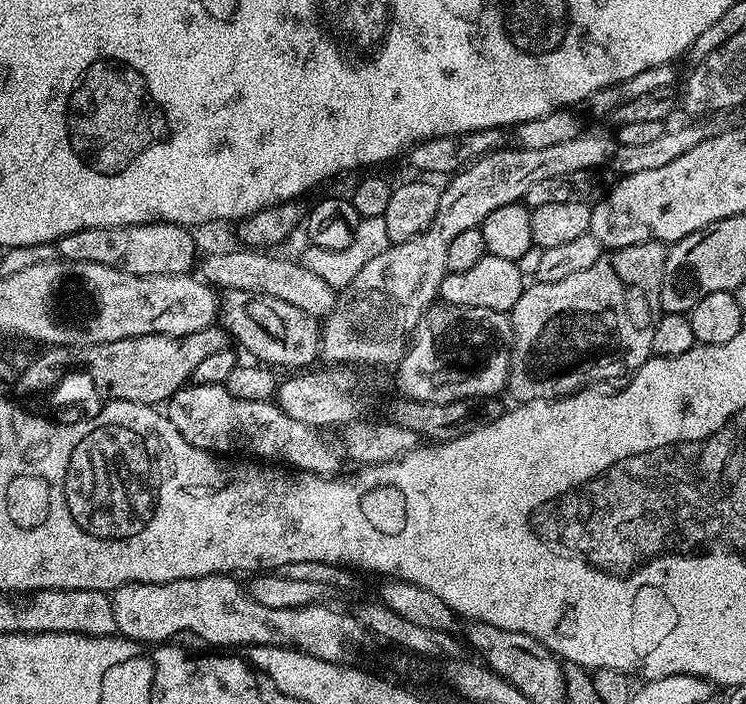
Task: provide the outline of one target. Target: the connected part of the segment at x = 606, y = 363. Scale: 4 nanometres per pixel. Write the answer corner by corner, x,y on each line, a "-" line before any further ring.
651,240
605,251
594,266
562,278
562,282
529,283
510,313
512,357
507,391
512,392
513,401
559,400
589,386
603,385
603,380
616,380
623,372
631,374
652,359
654,326
662,315
660,283
665,262
665,245

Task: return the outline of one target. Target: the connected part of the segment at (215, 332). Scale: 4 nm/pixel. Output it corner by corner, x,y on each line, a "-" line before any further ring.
213,326
185,336
139,336
122,338
105,344
77,344
48,346
25,368
19,369
15,391
51,393
55,385
69,372
84,372
93,379
94,386
108,400
125,400
153,406
163,405
179,388
191,381
202,358
229,347
230,337
223,327

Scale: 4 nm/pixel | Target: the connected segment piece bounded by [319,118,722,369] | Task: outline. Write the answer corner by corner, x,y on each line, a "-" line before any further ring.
704,118
681,128
669,127
662,138
649,144
626,146
626,142
616,139
615,135
603,136
597,130
589,130
571,142
561,142
542,150
504,146
499,151
489,152
481,160
472,161
447,181
448,189
445,187
440,194
438,214
422,234
401,244
391,243
382,254
362,266
357,276
337,295
335,306
319,325
319,355
323,363
328,366
363,366
365,369
399,365
400,359
408,353
412,332
422,314
437,303
442,278
449,273
446,250
450,242
454,242
454,237
462,234
462,230
479,228
486,214
498,210
498,206
521,203
534,182
555,178
558,174
592,172
604,167
616,172
617,177
638,174
641,170
658,170
658,166
666,166
666,162
680,158
686,150
694,150
698,142
717,136
722,124
716,120
719,119

